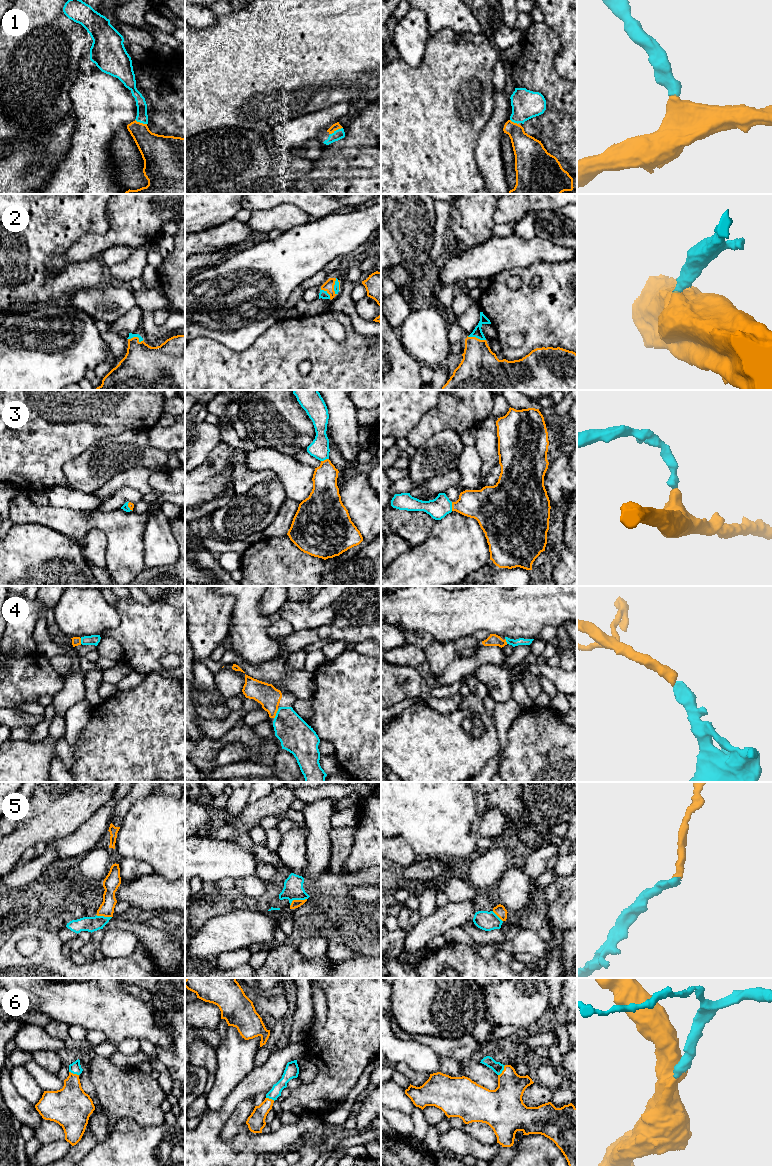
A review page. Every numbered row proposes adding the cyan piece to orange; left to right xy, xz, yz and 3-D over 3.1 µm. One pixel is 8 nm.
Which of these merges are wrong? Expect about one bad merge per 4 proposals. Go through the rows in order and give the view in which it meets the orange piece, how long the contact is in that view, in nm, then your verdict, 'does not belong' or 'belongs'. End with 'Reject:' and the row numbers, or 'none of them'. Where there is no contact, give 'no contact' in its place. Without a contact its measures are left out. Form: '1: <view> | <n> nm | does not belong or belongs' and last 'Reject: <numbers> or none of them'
1: xz | 120 nm | belongs
2: xz | 140 nm | belongs
3: yz | 70 nm | belongs
4: xz | 90 nm | belongs
5: xz | 150 nm | does not belong
6: yz | 110 nm | belongs
Reject: 5

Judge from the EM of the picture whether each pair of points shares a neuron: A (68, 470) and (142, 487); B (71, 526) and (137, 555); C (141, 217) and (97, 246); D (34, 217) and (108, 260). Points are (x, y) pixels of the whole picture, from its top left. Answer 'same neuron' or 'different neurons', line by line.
A: different neurons
B: same neuron
C: same neuron
D: different neurons

